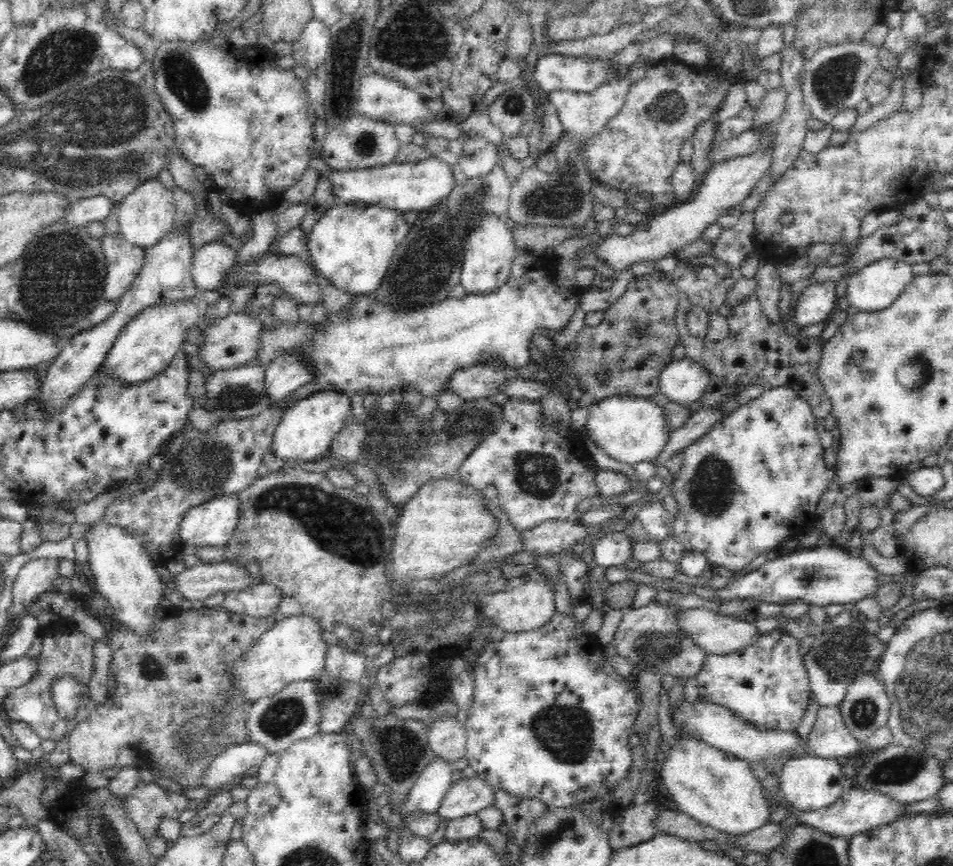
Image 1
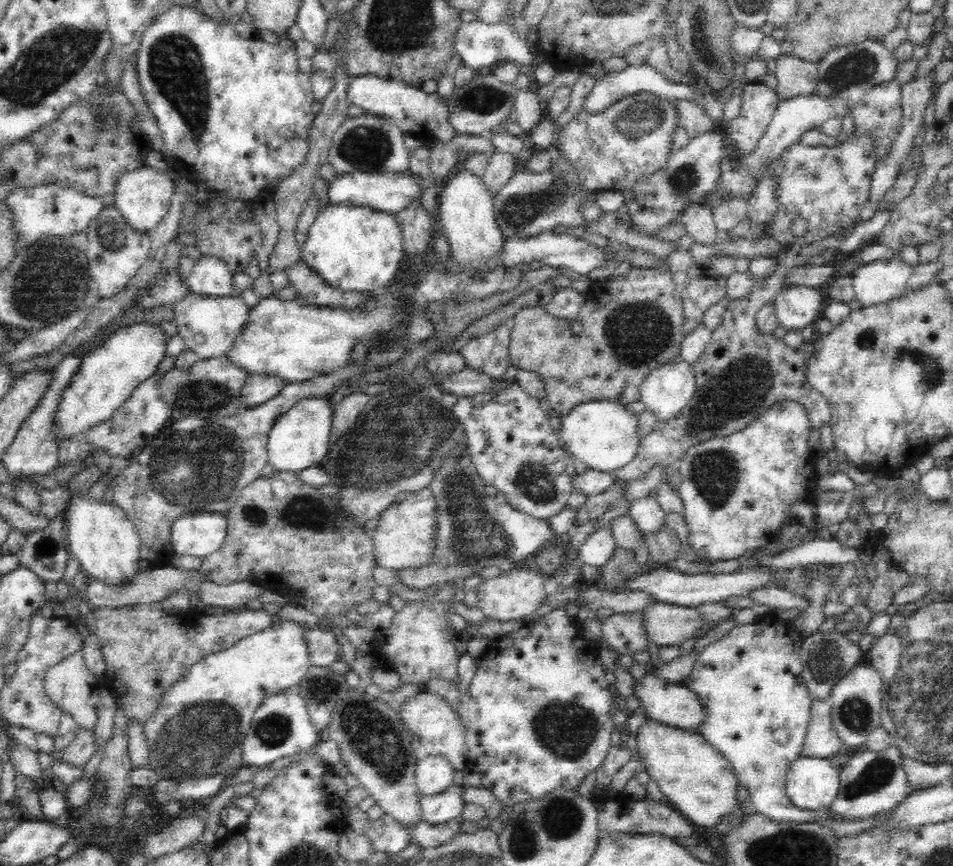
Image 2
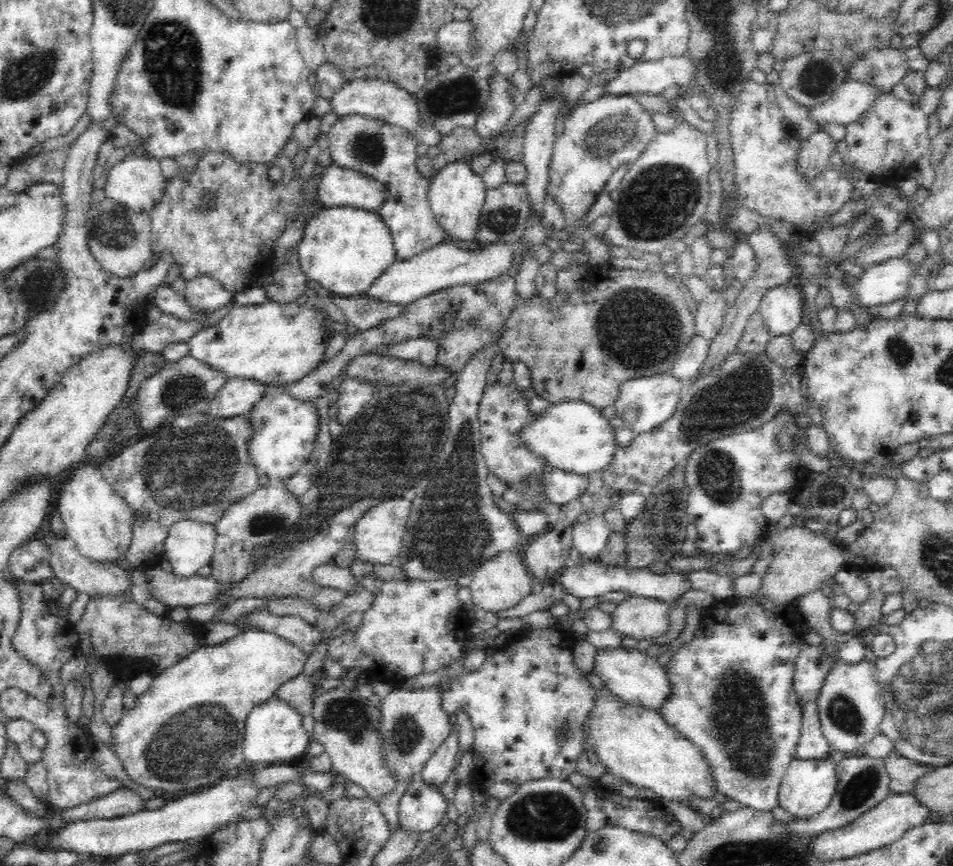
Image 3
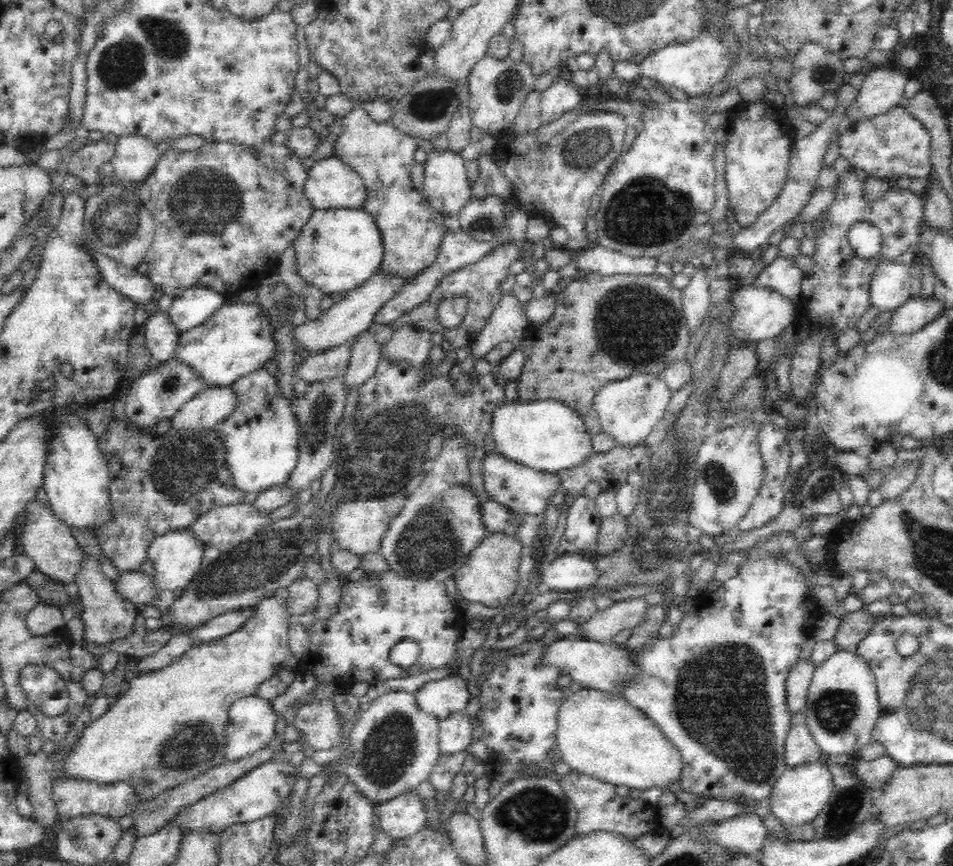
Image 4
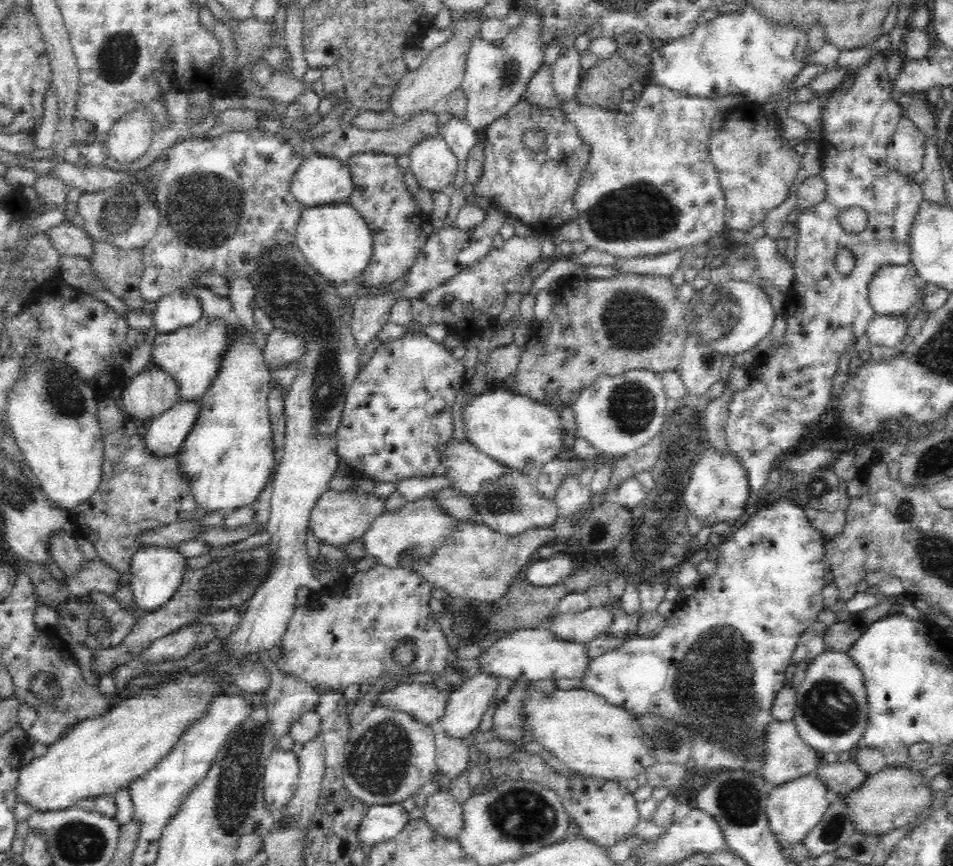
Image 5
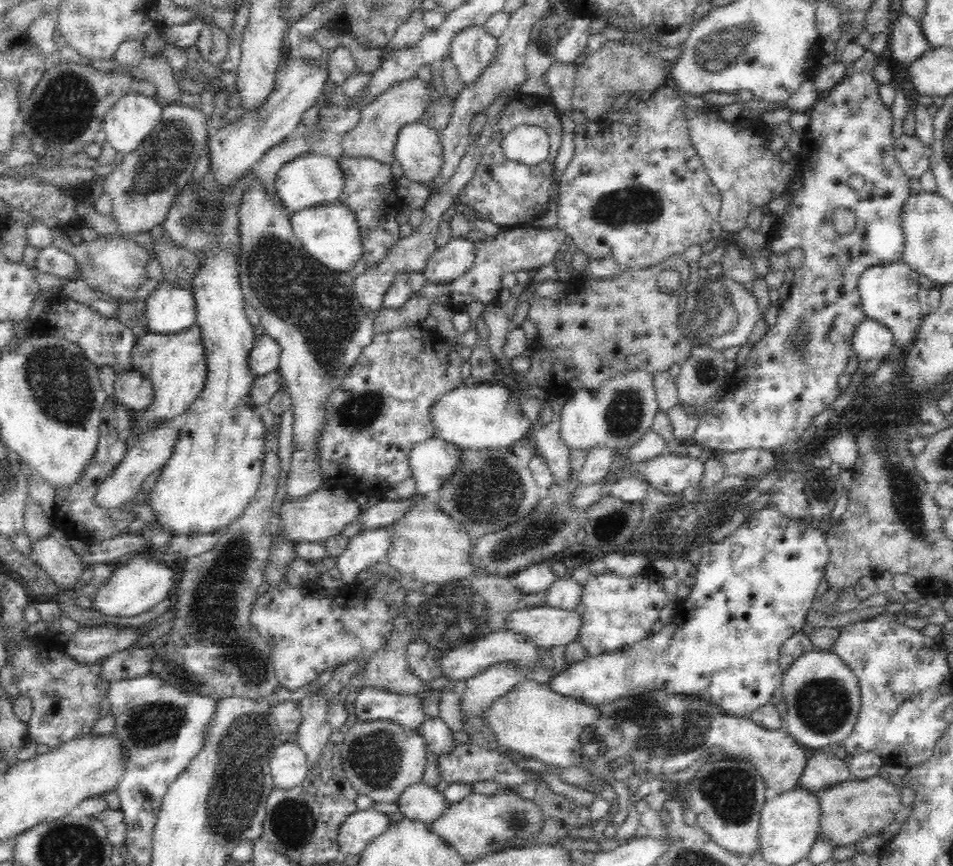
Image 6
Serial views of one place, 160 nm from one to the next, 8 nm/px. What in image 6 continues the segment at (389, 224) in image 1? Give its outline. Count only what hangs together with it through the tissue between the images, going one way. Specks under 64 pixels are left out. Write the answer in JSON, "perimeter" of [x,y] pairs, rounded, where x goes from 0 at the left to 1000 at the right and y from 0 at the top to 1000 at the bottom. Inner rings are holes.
{"perimeter":[[[357,234],[323,239],[305,246],[305,260],[308,273],[317,284],[338,306],[362,315],[368,312],[381,293],[379,270],[371,246]]]}

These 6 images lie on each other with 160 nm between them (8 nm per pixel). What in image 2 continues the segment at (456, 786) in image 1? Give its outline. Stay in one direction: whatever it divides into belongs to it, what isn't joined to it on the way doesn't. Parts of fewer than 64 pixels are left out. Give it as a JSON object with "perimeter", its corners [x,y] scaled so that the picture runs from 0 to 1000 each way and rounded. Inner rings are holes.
{"perimeter":[[[477,906],[456,917],[440,915],[437,925],[440,948],[453,954],[462,954],[477,945],[481,946],[487,931],[483,910]]]}

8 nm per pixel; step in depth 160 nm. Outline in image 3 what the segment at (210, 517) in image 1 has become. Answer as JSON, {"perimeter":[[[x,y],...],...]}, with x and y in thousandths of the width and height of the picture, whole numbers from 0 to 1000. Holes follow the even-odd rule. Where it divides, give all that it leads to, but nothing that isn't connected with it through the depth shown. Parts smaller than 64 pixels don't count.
{"perimeter":[[[191,602],[180,605],[168,630],[168,645],[176,647],[180,663],[201,667],[218,652],[225,635],[222,604]]]}

